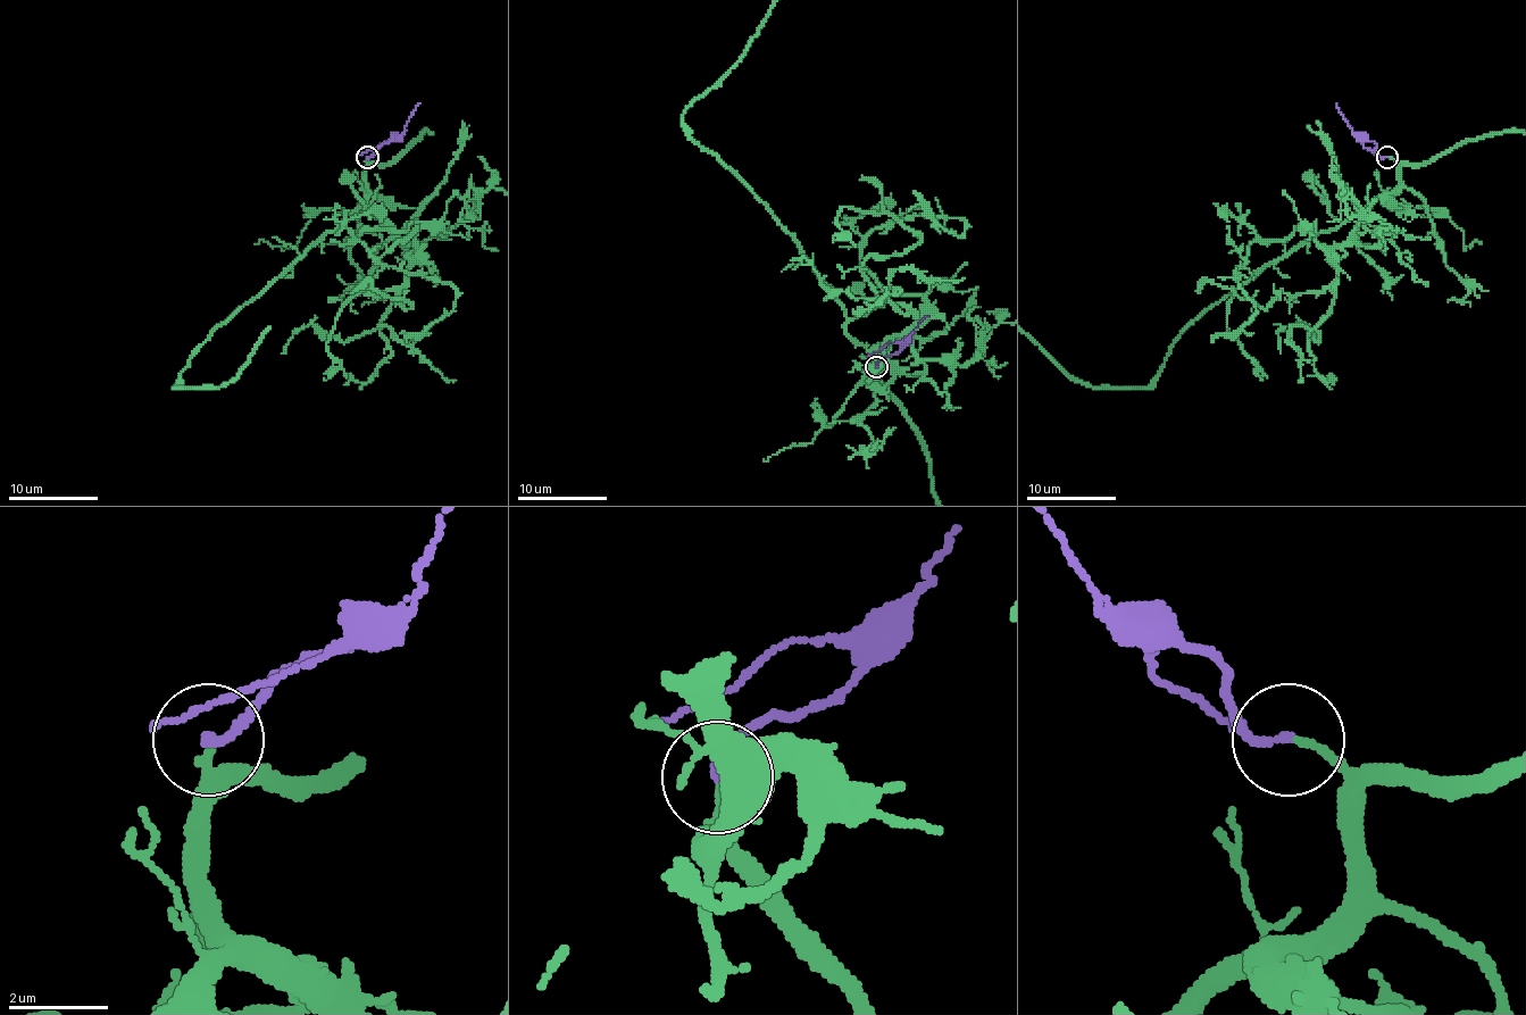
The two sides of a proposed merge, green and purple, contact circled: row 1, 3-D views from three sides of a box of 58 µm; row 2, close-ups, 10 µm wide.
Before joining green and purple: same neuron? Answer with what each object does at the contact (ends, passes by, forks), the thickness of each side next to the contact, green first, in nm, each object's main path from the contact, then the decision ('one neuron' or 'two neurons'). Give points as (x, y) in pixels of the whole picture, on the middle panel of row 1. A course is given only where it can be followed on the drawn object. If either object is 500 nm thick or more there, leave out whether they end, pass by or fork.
green ends there; purple ends there; 140 nm thick on the green side, 180 nm on the other; green runs (875, 367), (875, 379), (877, 360), (794, 238), (690, 138), (683, 113); purple runs (875, 367), (882, 358), (898, 351), (928, 316); two neurons

